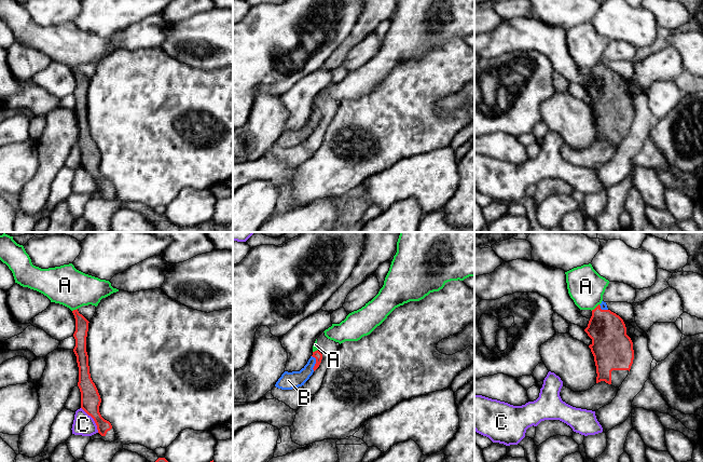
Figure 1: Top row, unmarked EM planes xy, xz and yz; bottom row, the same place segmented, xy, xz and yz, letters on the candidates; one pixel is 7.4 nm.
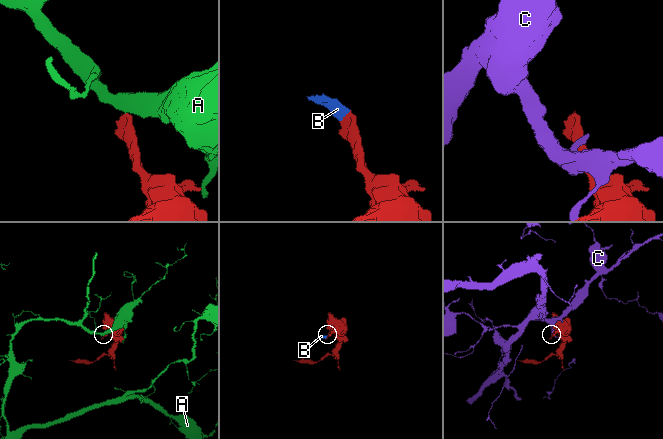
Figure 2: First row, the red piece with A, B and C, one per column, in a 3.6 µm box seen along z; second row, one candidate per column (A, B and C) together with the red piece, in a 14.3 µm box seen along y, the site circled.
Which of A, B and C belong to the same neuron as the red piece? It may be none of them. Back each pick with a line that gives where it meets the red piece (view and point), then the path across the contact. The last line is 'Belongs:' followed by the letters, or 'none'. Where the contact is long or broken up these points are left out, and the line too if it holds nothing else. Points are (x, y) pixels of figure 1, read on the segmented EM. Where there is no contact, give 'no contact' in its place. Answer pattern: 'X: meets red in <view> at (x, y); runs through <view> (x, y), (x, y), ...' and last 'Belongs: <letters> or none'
B: meets red in xz at (316, 363); runs through xz (316, 354), (316, 363), (300, 378), (288, 380)
Belongs: B

